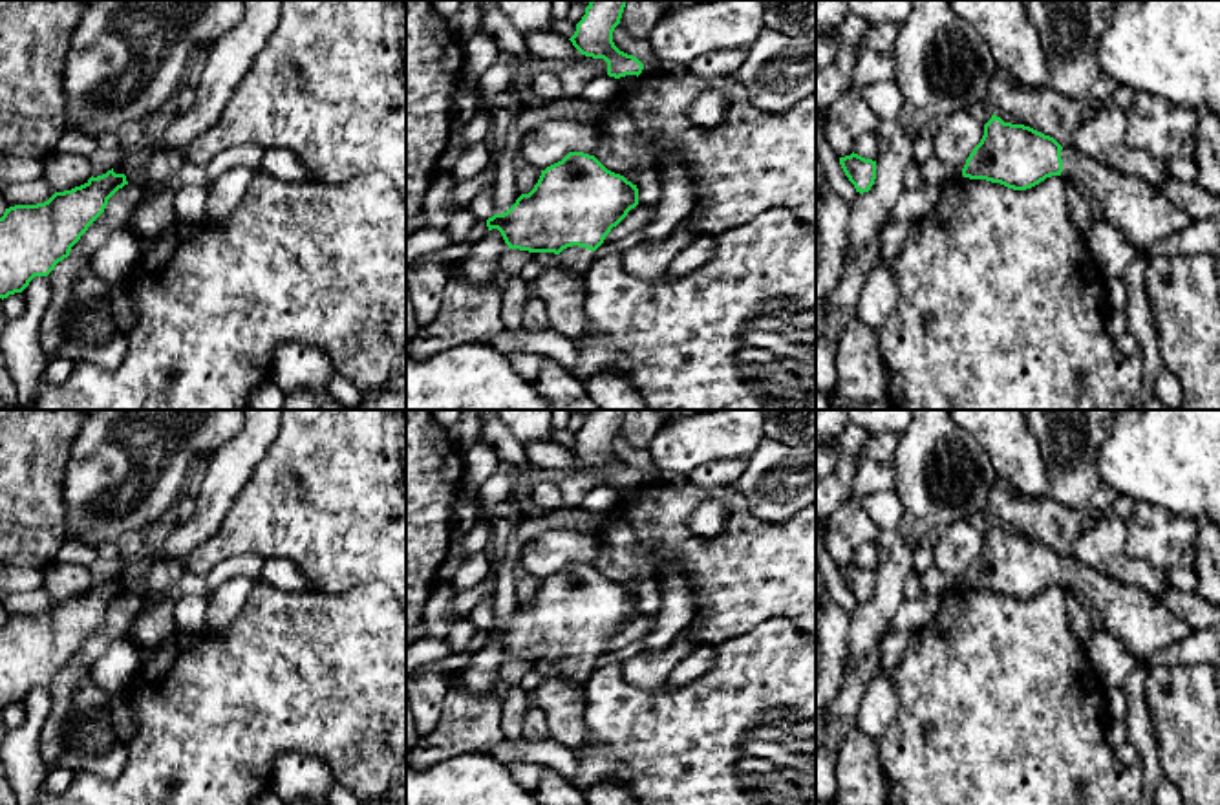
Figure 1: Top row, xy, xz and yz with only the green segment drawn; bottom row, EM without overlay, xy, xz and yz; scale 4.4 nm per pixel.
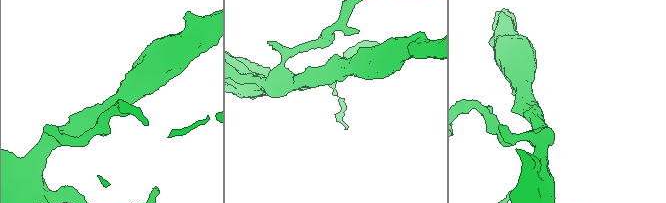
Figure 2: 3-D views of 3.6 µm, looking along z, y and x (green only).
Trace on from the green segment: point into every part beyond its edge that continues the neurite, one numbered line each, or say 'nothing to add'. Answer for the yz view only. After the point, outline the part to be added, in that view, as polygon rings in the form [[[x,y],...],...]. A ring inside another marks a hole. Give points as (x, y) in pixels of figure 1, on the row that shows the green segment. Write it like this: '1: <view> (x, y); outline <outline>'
1: yz (1133, 205); outline [[[1072,145],[1061,150],[1063,179],[1081,181],[1101,203],[1107,221],[1114,225],[1147,258],[1147,249],[1165,240],[1193,220],[1172,205],[1156,187],[1138,176],[1125,176]]]

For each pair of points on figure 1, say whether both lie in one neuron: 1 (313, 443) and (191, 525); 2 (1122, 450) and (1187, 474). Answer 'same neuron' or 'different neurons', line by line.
1: different neurons
2: same neuron

